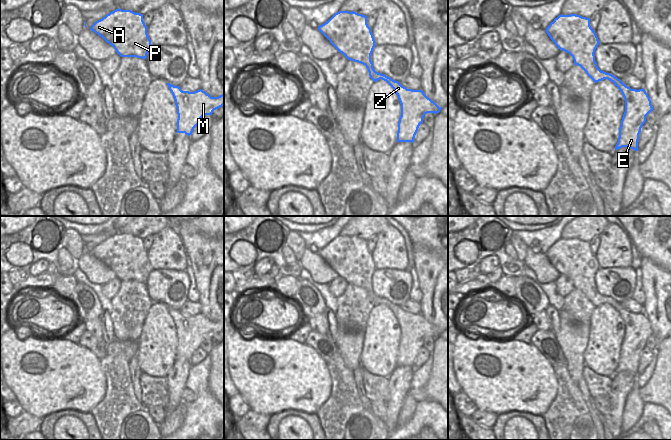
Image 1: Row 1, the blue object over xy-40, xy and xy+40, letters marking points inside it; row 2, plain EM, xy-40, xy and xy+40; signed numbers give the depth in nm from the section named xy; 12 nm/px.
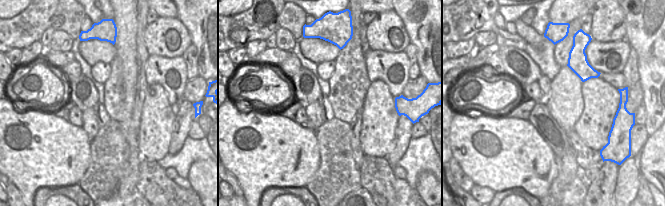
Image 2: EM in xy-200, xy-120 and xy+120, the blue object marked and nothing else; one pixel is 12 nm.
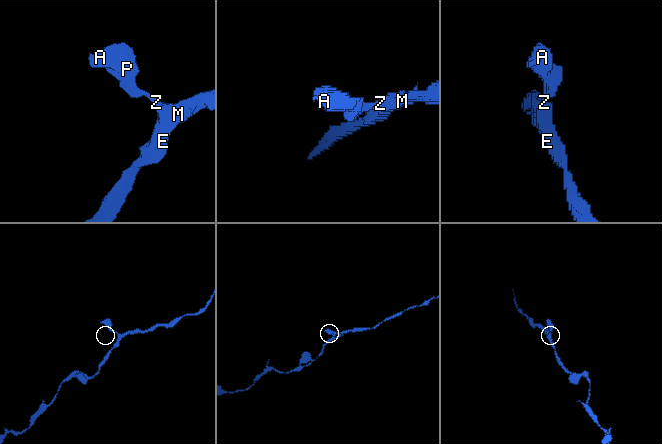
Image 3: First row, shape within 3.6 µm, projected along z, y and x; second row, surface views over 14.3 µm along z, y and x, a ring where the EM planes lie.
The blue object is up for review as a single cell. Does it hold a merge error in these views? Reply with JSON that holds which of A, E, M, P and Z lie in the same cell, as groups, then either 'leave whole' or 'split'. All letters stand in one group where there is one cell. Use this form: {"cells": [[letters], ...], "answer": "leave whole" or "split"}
{"cells": [["A", "E", "M", "P", "Z"]], "answer": "leave whole"}

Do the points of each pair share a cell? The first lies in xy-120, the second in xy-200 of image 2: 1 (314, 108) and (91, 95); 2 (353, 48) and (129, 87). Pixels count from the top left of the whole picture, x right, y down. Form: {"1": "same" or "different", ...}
{"1": "different", "2": "different"}

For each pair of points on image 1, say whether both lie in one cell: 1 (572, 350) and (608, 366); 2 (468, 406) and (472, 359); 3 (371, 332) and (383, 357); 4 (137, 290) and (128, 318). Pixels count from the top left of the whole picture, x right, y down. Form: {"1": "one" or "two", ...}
{"1": "two", "2": "two", "3": "one", "4": "one"}

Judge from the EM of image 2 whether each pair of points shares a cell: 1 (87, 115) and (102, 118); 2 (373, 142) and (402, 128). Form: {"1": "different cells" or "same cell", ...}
{"1": "different cells", "2": "different cells"}

